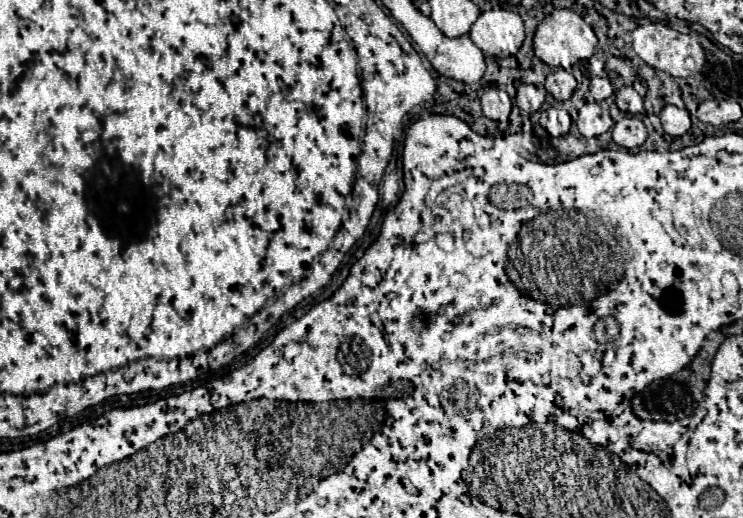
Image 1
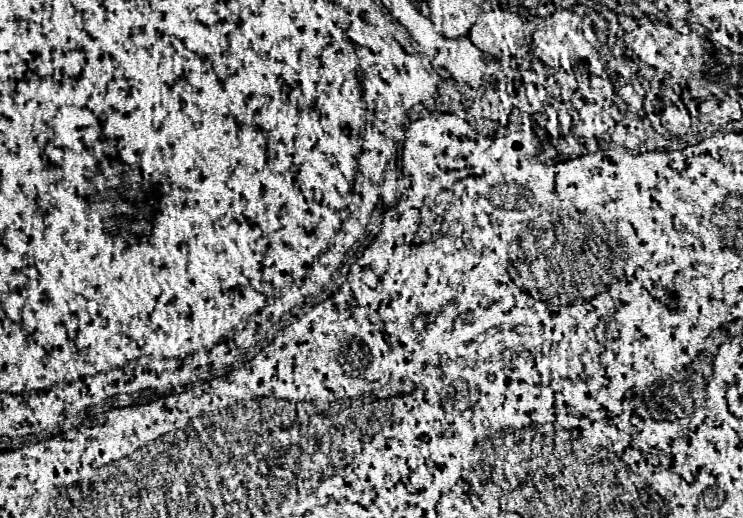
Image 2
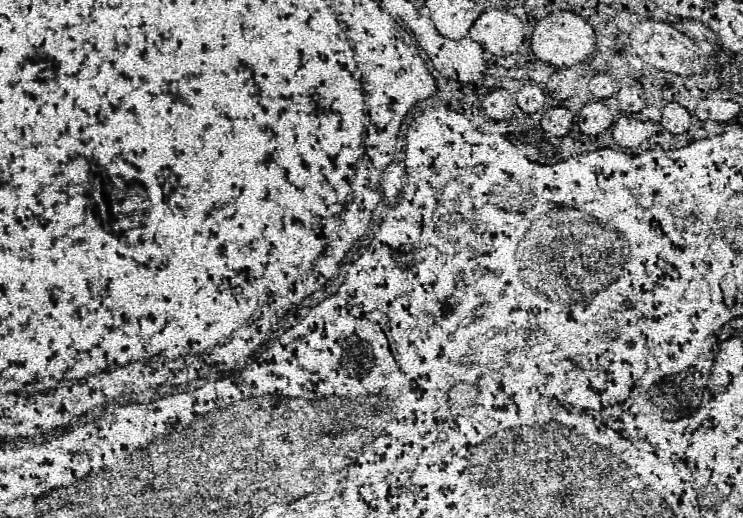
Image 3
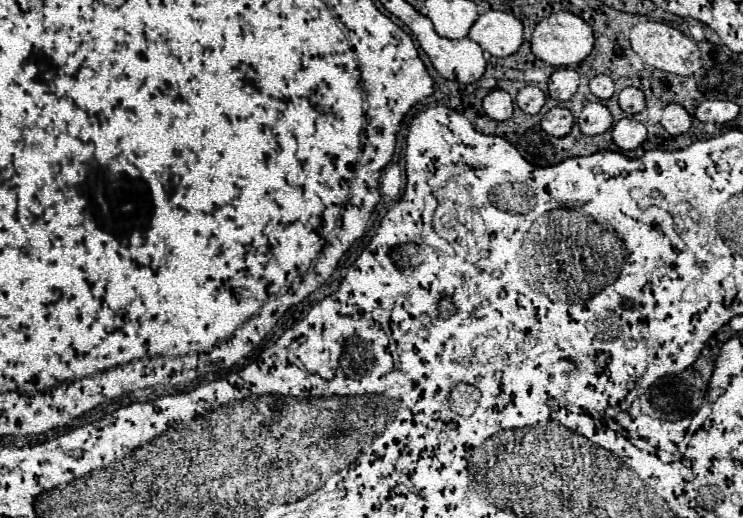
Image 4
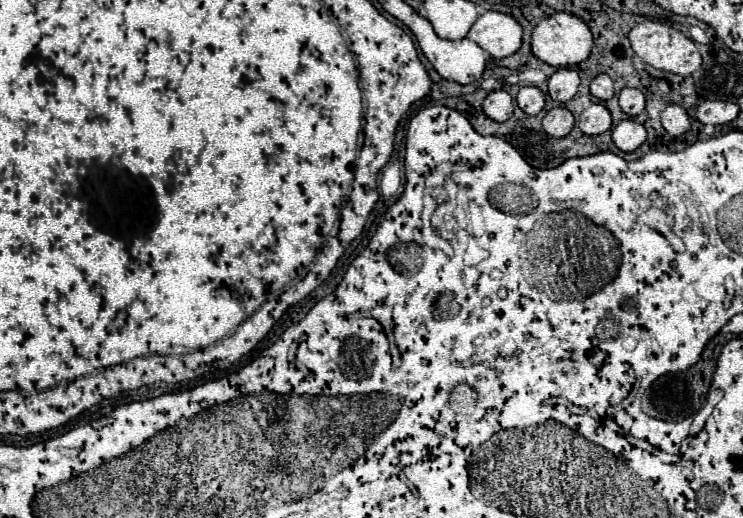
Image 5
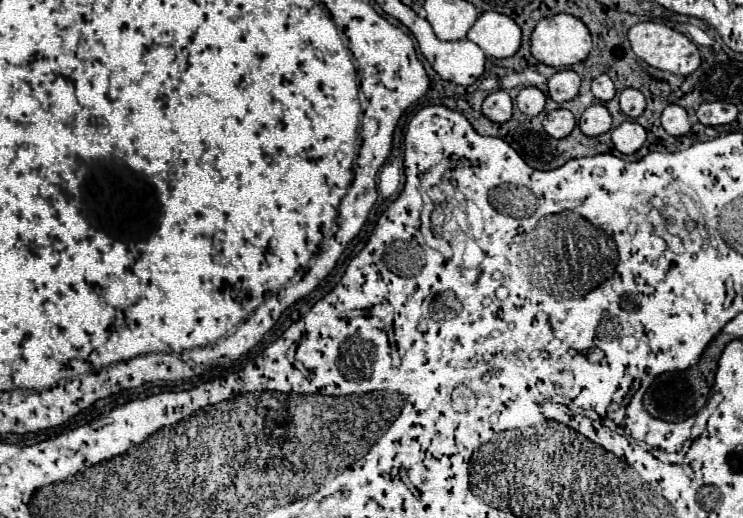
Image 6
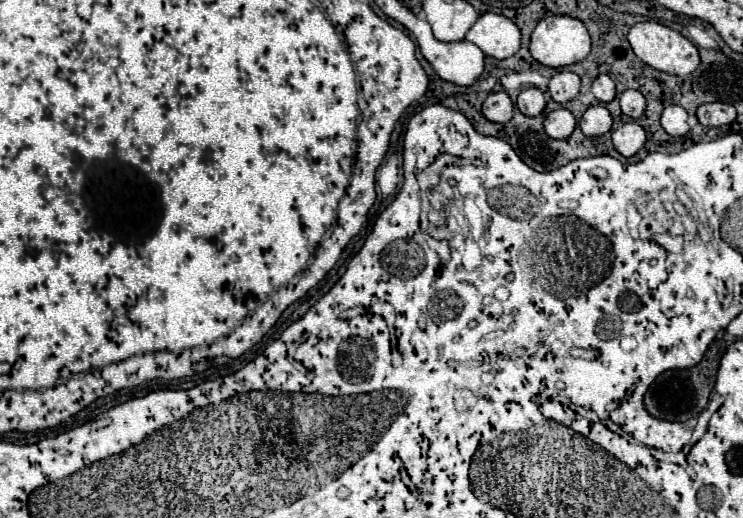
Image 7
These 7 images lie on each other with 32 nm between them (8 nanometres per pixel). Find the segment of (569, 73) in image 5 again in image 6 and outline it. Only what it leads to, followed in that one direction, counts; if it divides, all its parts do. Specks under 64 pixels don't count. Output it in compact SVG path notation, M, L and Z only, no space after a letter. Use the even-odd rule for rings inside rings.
M562 70L556 72L550 80L548 80L548 92L550 98L558 104L572 100L574 96L578 96L578 88L580 88L580 76L572 70Z

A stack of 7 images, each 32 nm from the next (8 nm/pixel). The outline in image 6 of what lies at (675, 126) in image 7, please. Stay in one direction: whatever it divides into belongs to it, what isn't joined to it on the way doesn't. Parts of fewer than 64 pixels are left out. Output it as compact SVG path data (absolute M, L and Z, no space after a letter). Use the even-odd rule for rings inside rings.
M670 104L664 112L662 112L662 128L672 134L672 136L684 136L688 130L690 130L690 124L688 124L688 114L682 106L676 106L676 104Z

